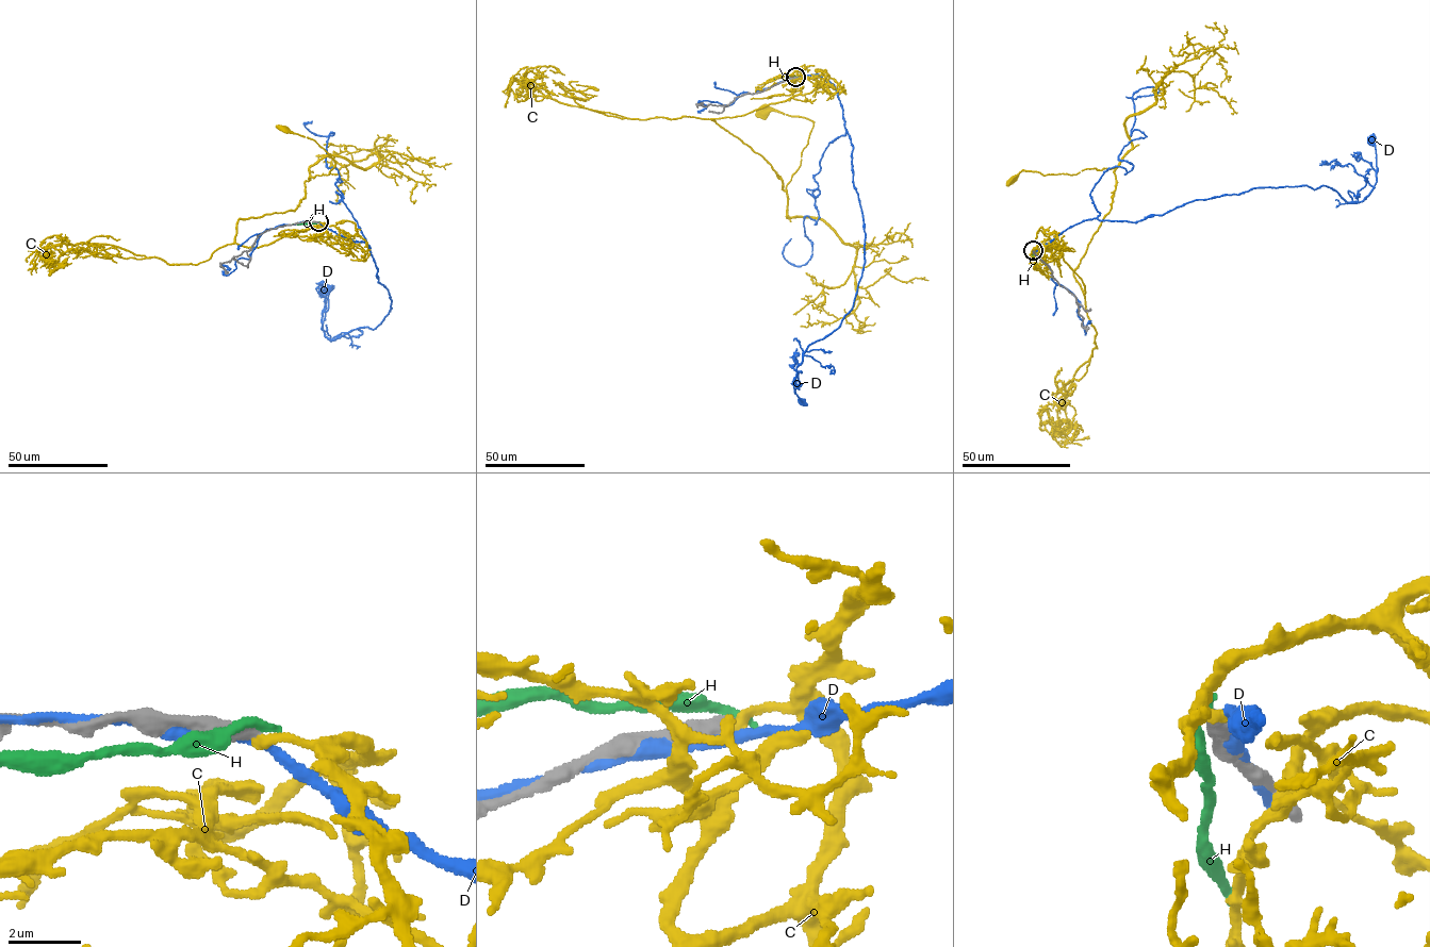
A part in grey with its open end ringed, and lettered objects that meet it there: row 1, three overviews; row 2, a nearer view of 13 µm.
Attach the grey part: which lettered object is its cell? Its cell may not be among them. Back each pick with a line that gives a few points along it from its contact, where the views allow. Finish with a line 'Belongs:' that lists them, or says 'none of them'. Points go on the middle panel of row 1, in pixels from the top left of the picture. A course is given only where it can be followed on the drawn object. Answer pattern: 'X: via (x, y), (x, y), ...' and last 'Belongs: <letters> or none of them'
Belongs: none of them

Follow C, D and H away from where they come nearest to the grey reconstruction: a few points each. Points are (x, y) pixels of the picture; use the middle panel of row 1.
C: (795, 77), (802, 80), (799, 94), (745, 115), (711, 119), (762, 156), (786, 190), (814, 121), (763, 112)
D: (792, 78), (819, 75), (837, 92), (865, 233), (852, 310), (808, 346), (796, 368), (802, 401)
H: (795, 77), (782, 76), (770, 82)

